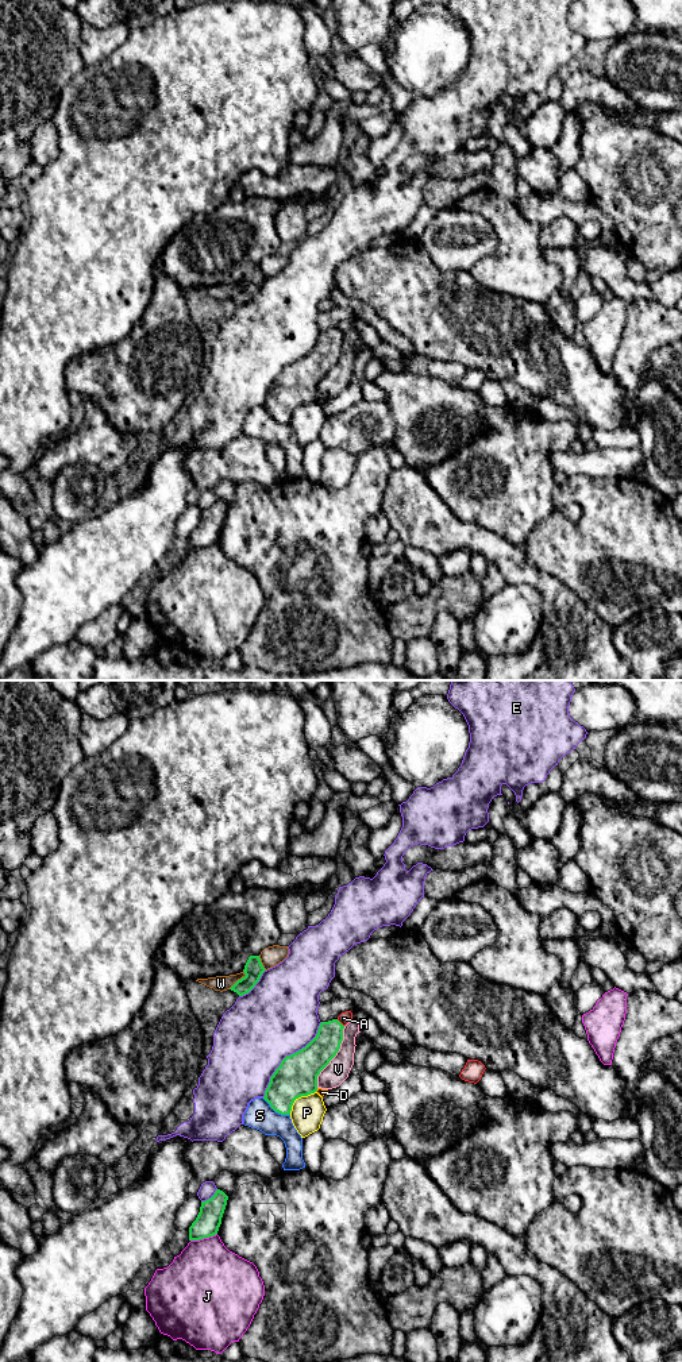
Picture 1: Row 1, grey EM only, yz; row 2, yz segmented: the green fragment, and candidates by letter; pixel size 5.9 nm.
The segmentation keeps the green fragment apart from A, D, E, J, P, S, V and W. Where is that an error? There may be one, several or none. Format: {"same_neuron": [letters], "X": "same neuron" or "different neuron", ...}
{"same_neuron": [], "A": "different neuron", "D": "different neuron", "E": "different neuron", "J": "different neuron", "P": "different neuron", "S": "different neuron", "V": "different neuron", "W": "different neuron"}

